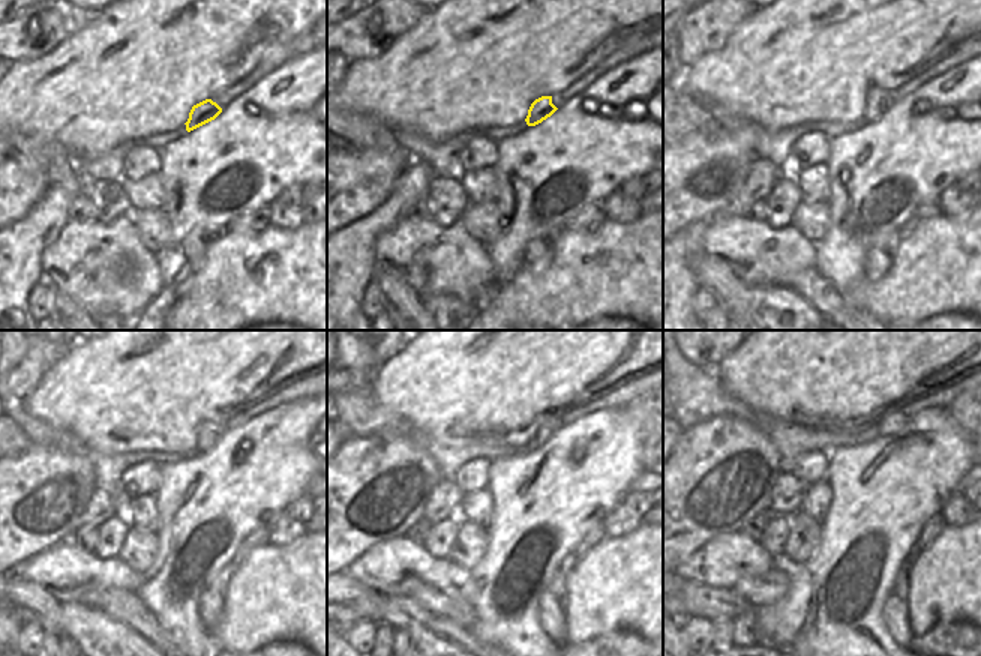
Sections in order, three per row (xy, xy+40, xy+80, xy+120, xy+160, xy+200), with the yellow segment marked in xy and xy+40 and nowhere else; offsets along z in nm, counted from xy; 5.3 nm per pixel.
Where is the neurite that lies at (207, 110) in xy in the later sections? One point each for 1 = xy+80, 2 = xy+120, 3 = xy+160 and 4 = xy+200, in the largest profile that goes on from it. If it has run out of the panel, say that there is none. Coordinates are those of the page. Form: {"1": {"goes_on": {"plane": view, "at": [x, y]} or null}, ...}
{"1": {"goes_on": {"plane": "xy+80", "at": [879, 101]}}, "2": {"goes_on": {"plane": "xy+120", "at": [207, 439]}}, "3": {"goes_on": {"plane": "xy+160", "at": [551, 427]}}, "4": {"goes_on": {"plane": "xy+200", "at": [896, 421]}}}

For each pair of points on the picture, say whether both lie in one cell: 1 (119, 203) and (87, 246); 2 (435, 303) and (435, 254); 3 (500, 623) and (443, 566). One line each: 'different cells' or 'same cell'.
1: different cells
2: different cells
3: different cells

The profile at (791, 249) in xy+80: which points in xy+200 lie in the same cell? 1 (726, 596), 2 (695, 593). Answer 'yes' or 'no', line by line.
1: no
2: no

